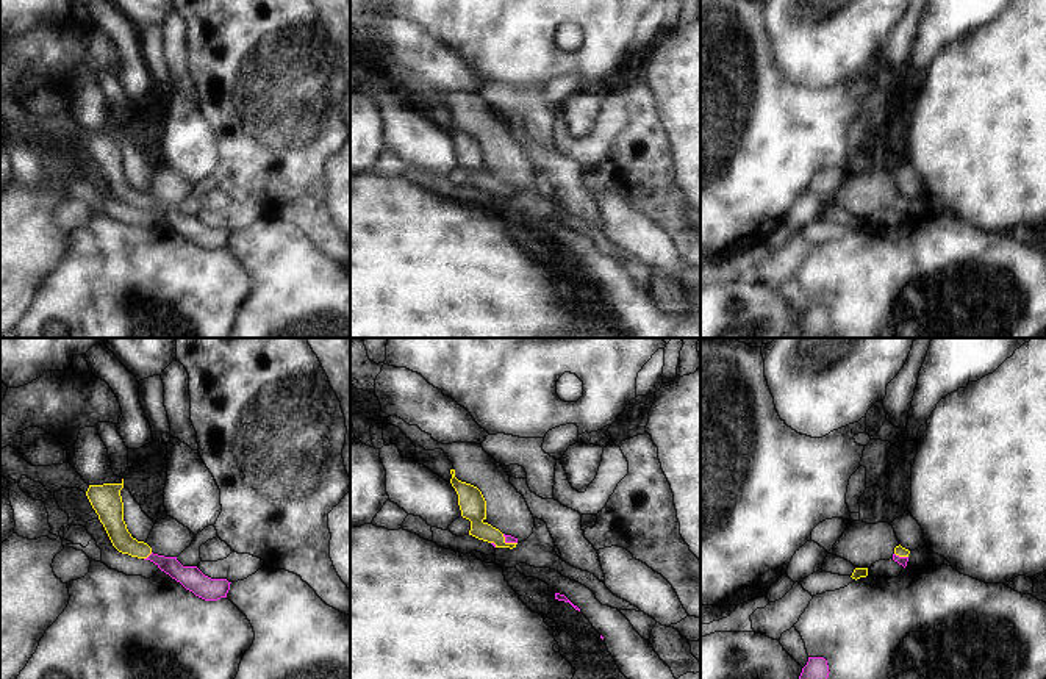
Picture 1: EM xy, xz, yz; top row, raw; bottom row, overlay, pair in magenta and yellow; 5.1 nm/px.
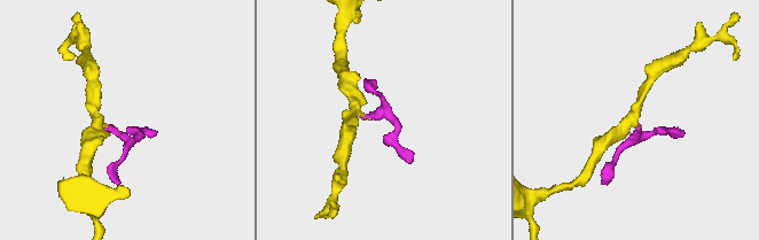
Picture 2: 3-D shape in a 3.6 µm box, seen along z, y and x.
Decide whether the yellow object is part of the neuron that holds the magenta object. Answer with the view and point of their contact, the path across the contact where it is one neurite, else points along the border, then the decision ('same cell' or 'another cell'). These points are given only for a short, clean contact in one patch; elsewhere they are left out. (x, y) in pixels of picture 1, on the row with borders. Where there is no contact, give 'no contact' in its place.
contact xy (149, 556); way xy (191, 578), (149, 556), (136, 549), (113, 523); same cell

